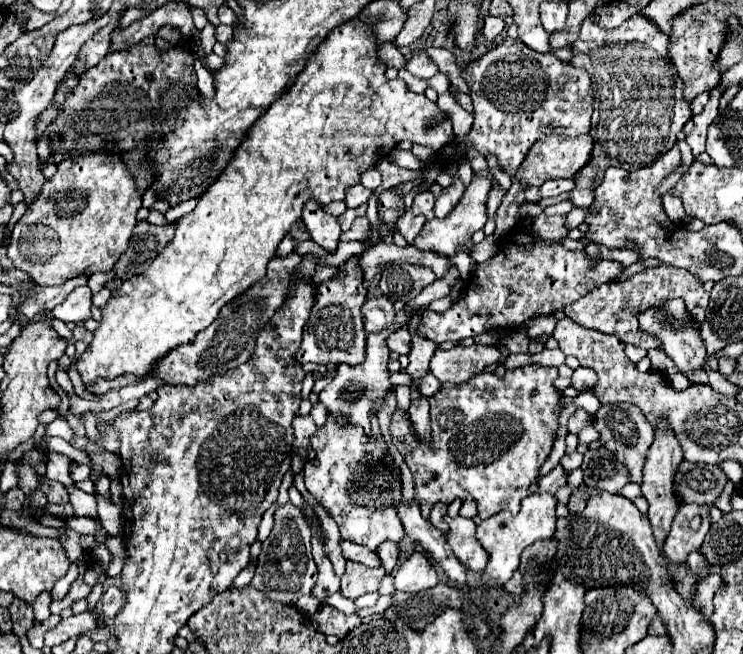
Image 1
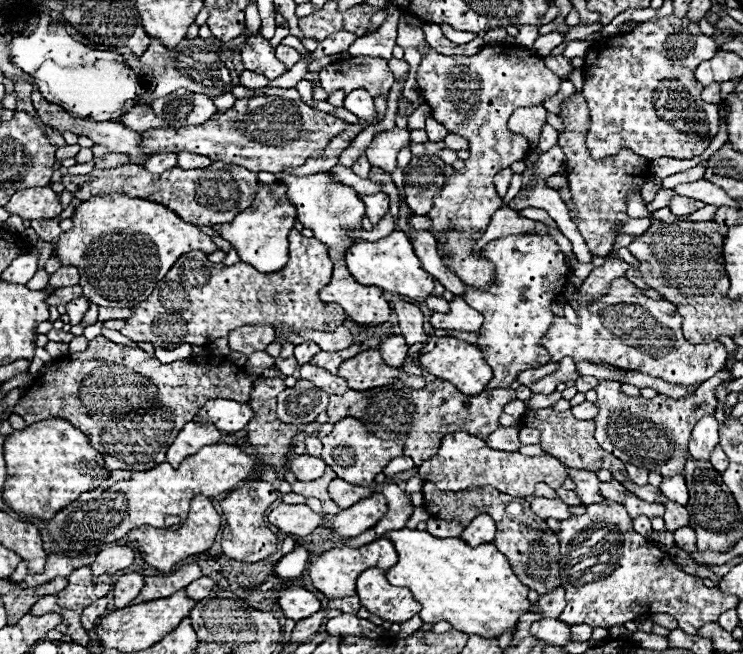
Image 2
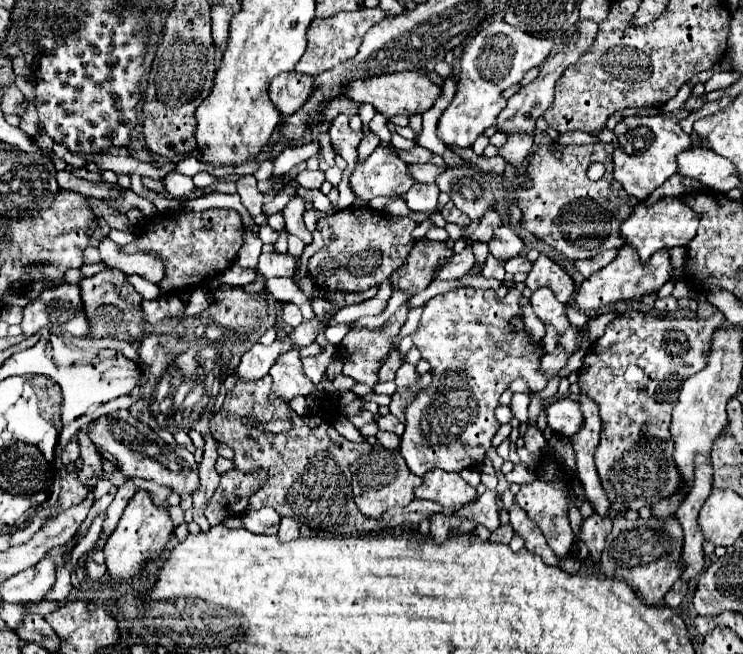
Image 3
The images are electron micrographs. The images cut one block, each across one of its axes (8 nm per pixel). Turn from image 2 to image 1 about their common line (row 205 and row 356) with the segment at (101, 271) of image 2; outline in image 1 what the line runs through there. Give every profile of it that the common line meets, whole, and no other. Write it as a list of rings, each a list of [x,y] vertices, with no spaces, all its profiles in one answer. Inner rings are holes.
[[[354,18],[326,36],[292,88],[250,128],[246,142],[238,146],[238,154],[234,154],[230,166],[226,166],[218,180],[202,194],[194,212],[180,218],[166,250],[158,254],[144,274],[124,280],[122,286],[114,290],[110,302],[102,308],[104,318],[94,332],[92,344],[78,358],[78,372],[84,384],[92,384],[98,378],[112,380],[124,374],[146,376],[156,360],[172,348],[192,342],[200,330],[206,330],[214,322],[226,302],[266,274],[266,264],[274,258],[284,234],[300,218],[302,206],[310,196],[320,204],[344,200],[346,190],[360,182],[360,174],[384,158],[384,154],[388,156],[402,140],[428,148],[442,148],[454,142],[452,120],[446,118],[436,102],[424,94],[410,92],[402,80],[386,80],[384,70],[386,66],[376,58],[376,44],[368,22]]]

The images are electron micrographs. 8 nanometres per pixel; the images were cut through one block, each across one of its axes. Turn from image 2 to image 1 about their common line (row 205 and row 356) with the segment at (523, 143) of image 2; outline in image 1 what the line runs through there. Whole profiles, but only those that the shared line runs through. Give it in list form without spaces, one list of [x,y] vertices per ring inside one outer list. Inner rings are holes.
[[[456,346],[450,350],[438,348],[430,360],[430,372],[440,382],[464,384],[476,374],[484,372],[484,368],[500,362],[502,354],[496,346]]]

